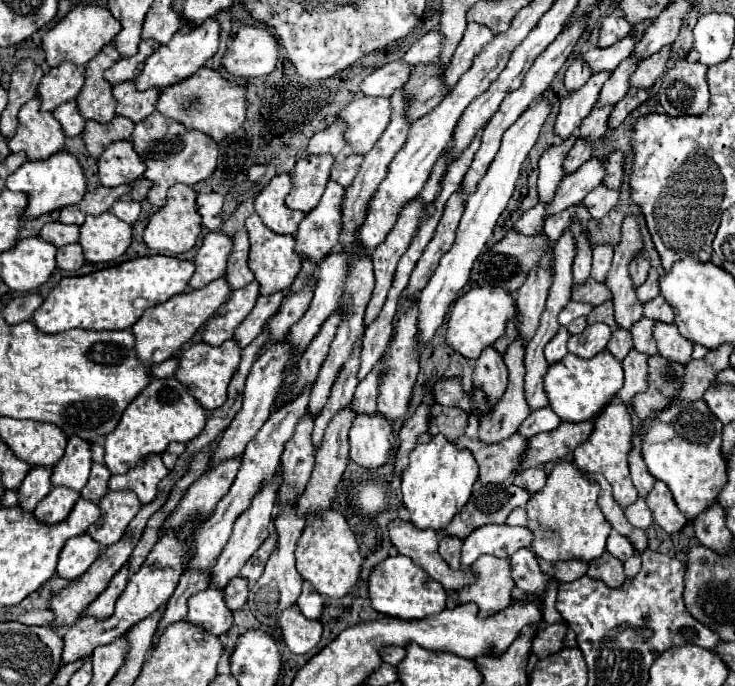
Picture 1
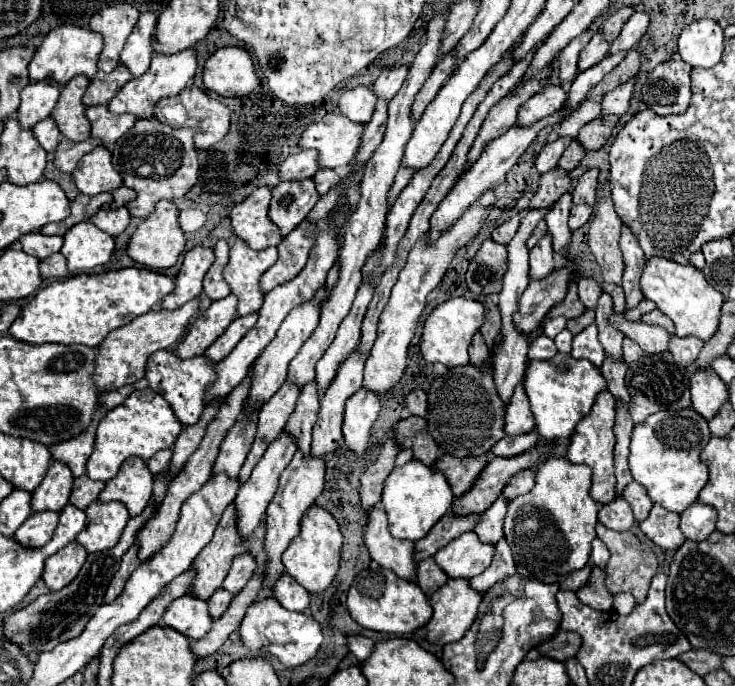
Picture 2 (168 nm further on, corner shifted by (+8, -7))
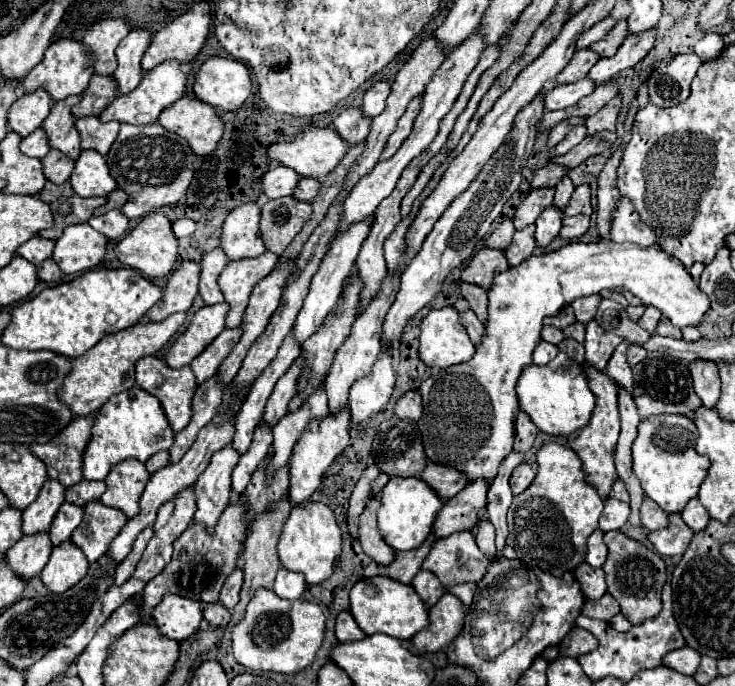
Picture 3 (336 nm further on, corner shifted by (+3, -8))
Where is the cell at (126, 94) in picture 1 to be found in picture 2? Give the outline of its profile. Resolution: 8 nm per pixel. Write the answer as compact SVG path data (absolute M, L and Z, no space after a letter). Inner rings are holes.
M92 106L86 108L86 118L90 122L90 136L98 138L102 146L114 144L130 126L136 122L136 118L130 118L130 114L108 114L106 106Z

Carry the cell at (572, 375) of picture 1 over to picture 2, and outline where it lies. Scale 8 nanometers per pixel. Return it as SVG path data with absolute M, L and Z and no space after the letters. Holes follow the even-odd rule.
M560 352L550 360L530 360L530 366L524 376L524 392L530 400L530 410L536 418L536 432L548 440L570 438L574 426L590 412L596 396L602 390L606 390L606 382L596 366Z

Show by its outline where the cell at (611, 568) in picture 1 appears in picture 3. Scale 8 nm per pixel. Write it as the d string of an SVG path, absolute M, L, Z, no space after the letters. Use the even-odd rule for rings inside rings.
M605 593L597 601L585 601L583 605L583 615L603 619L603 621L611 621L617 613L619 613L619 603L609 593Z

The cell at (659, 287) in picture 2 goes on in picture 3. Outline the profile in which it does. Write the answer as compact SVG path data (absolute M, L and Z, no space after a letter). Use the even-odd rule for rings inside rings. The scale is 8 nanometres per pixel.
M573 241L559 251L549 251L543 255L533 255L525 259L517 267L509 267L505 273L499 273L493 279L493 287L489 289L489 319L485 325L485 335L481 345L477 347L471 361L447 367L437 375L431 375L421 383L423 397L423 417L419 419L419 431L423 437L423 447L427 459L441 465L453 465L465 471L471 481L483 477L491 481L497 475L499 463L511 453L515 439L515 415L519 411L517 399L517 379L523 367L531 365L531 353L535 345L541 341L541 325L547 315L557 315L563 307L567 307L573 299L601 293L603 289L627 287L633 295L641 299L643 305L657 307L671 323L677 327L699 327L707 311L711 309L707 295L699 291L699 285L693 281L689 271L679 263L679 259L663 253L657 245L641 247L635 243L613 243L613 241L597 241L597 243L581 243Z

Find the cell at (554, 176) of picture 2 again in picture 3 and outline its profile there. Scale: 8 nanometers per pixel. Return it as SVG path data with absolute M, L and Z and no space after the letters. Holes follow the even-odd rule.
M553 187L533 189L515 211L515 219L513 219L515 229L523 229L523 227L535 223L535 219L541 215L543 207L549 207L553 203L553 193L555 193Z

